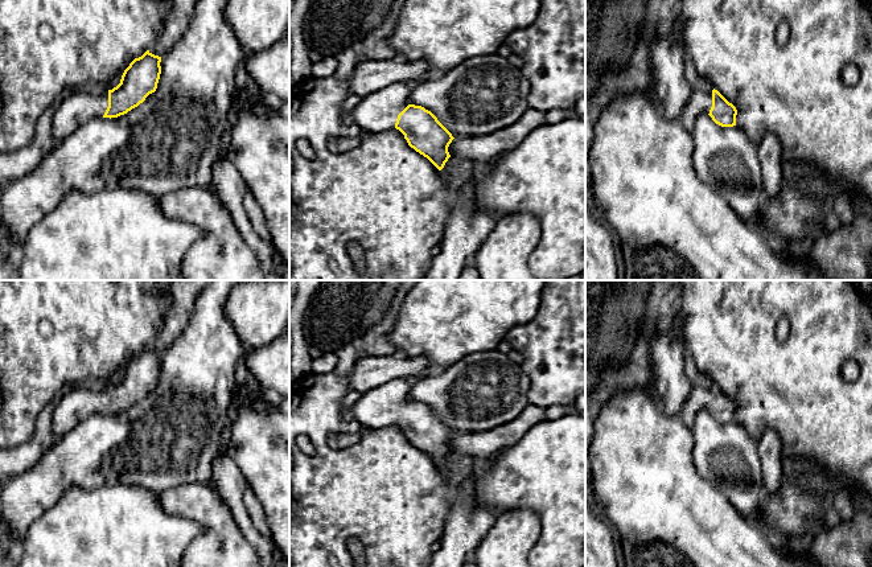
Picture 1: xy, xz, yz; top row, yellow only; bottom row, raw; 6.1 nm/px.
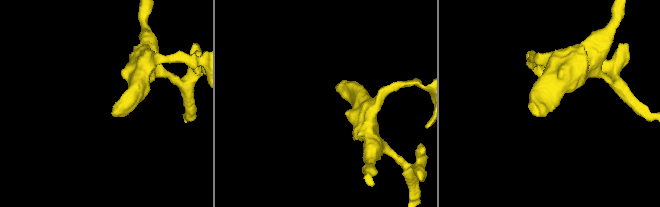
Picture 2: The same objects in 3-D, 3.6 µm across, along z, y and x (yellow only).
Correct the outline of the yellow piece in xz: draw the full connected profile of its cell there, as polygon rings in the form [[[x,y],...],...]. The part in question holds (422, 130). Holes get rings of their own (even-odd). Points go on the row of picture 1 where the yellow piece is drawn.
[[[394,83],[363,96],[353,111],[353,123],[369,133],[399,130],[411,148],[441,170],[454,137],[431,111],[408,102],[410,90],[407,83]]]

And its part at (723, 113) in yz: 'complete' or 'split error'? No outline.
split error

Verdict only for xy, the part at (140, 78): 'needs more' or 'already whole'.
needs more

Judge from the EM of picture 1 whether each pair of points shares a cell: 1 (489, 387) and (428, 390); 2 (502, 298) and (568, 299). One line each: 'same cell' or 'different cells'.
1: same cell
2: different cells

